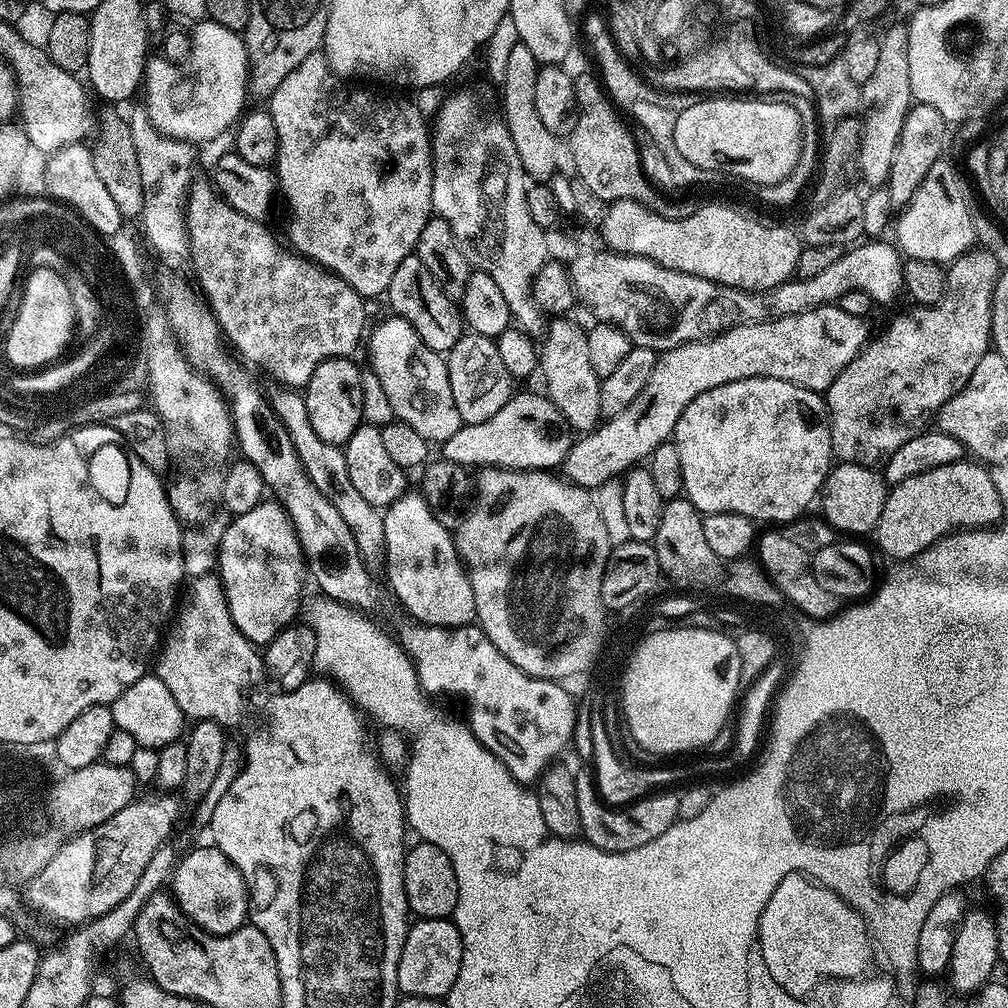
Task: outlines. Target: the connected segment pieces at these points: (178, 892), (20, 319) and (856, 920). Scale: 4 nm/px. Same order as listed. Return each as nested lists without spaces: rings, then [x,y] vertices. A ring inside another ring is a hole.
[[[206,844],[182,856],[173,871],[173,886],[175,903],[192,923],[199,925],[209,935],[225,936],[245,925],[250,908],[247,885],[241,872],[215,845]]]
[[[33,267],[31,271],[20,296],[20,309],[4,340],[4,352],[19,370],[40,370],[59,361],[65,355],[64,347],[72,340],[72,330],[77,327],[70,290],[63,277],[50,268]]]
[[[792,872],[792,880],[782,880],[778,887],[780,892],[771,896],[768,912],[762,912],[760,920],[763,923],[764,953],[771,963],[772,973],[788,989],[810,987],[822,970],[854,974],[873,963],[868,928],[863,918],[841,896],[799,872]]]

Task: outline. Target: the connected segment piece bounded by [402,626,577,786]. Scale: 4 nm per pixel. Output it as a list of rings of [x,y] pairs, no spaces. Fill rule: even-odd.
[[[412,626],[402,636],[404,651],[412,658],[416,666],[416,677],[420,679],[421,689],[425,693],[454,692],[468,703],[468,712],[472,715],[470,727],[490,754],[494,754],[509,770],[519,784],[528,786],[539,781],[540,773],[563,750],[568,748],[575,730],[577,705],[570,693],[564,689],[563,683],[555,680],[540,680],[537,676],[528,676],[510,658],[506,658],[490,642],[490,638],[479,626],[463,628],[433,628],[431,626]],[[448,640],[456,640],[456,656],[452,656],[452,644]]]

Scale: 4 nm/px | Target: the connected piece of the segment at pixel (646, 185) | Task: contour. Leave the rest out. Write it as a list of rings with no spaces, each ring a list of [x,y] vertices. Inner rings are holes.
[[[591,71],[582,74],[575,82],[576,105],[580,117],[571,136],[566,140],[566,148],[572,151],[575,175],[586,182],[594,190],[594,194],[605,202],[633,200],[654,210],[654,214],[662,214],[662,218],[690,218],[690,214],[694,214],[697,207],[693,201],[667,200],[648,181],[648,176],[640,165],[640,152],[636,149],[635,138],[632,137],[633,129],[624,125],[623,118],[619,116],[621,113],[610,99],[603,83]]]

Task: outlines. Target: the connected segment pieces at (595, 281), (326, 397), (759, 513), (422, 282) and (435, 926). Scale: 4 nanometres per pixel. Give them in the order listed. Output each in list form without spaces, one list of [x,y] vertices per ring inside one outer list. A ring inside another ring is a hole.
[[[860,242],[849,247],[834,266],[830,266],[822,274],[814,278],[801,280],[793,278],[787,284],[779,284],[766,292],[743,292],[741,288],[731,288],[710,282],[706,278],[698,278],[694,274],[686,274],[678,270],[663,268],[658,262],[647,260],[641,256],[624,256],[611,250],[580,250],[567,265],[572,279],[572,289],[579,307],[589,308],[601,324],[610,324],[627,334],[629,340],[638,348],[649,348],[657,354],[668,348],[676,348],[679,344],[688,344],[692,340],[706,340],[710,336],[718,336],[721,332],[729,332],[743,324],[757,324],[763,320],[777,320],[790,314],[805,312],[818,308],[822,304],[836,304],[842,294],[850,294],[850,290],[862,290],[870,294],[877,304],[888,304],[904,288],[904,265],[901,253],[895,243]]]
[[[347,356],[330,358],[310,374],[310,382],[304,385],[302,395],[306,402],[306,414],[310,414],[310,426],[314,426],[314,434],[327,444],[345,445],[348,439],[358,430],[364,419],[362,414],[362,368],[355,364],[355,359]]]
[[[755,376],[738,382],[726,382],[722,386],[714,386],[714,390],[706,390],[706,394],[698,394],[686,410],[682,410],[682,418],[678,418],[674,433],[674,442],[678,446],[678,455],[682,464],[682,478],[684,479],[683,495],[691,502],[696,511],[701,514],[710,512],[733,512],[750,518],[753,522],[760,520],[782,520],[789,522],[803,517],[808,507],[821,495],[825,480],[834,467],[832,454],[832,439],[828,425],[828,406],[825,397],[819,392],[811,392],[797,384],[782,382],[778,378]]]
[[[415,254],[407,256],[402,266],[394,270],[394,278],[390,278],[390,286],[386,293],[387,300],[392,307],[391,311],[410,322],[410,326],[418,330],[418,338],[422,338],[422,342],[426,342],[430,350],[447,354],[459,342],[461,336],[465,335],[466,325],[457,301],[444,293],[434,274],[430,274],[430,270],[422,266]]]
[[[448,918],[442,920],[417,919],[408,929],[406,942],[402,946],[402,958],[398,958],[397,989],[404,996],[438,1000],[447,997],[448,991],[454,986],[454,981],[458,979],[458,970],[462,970],[462,938],[455,923]]]

